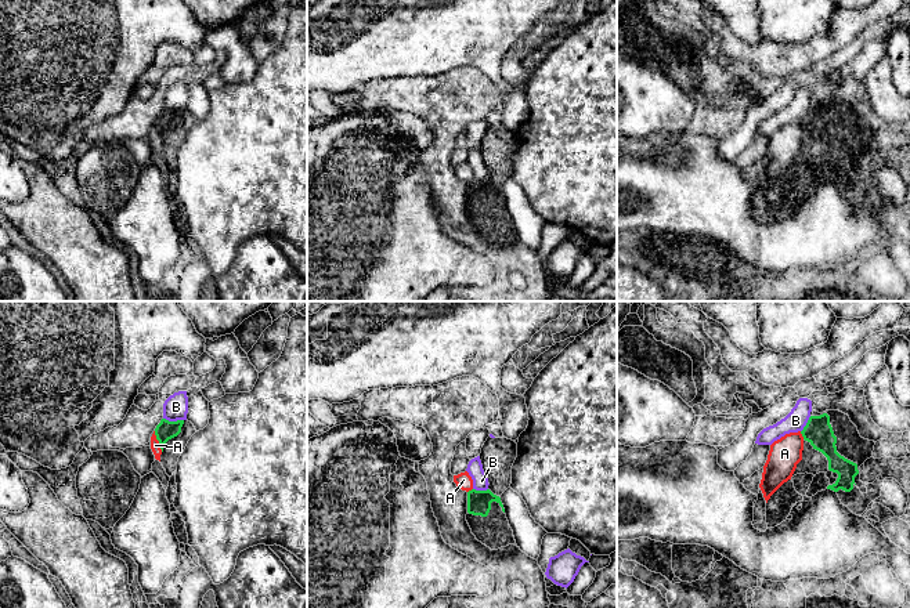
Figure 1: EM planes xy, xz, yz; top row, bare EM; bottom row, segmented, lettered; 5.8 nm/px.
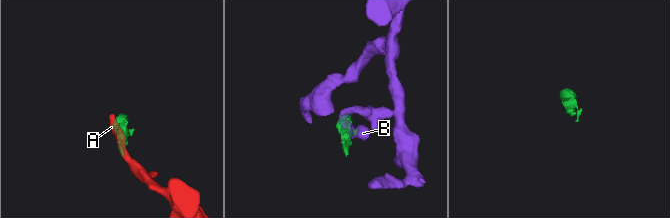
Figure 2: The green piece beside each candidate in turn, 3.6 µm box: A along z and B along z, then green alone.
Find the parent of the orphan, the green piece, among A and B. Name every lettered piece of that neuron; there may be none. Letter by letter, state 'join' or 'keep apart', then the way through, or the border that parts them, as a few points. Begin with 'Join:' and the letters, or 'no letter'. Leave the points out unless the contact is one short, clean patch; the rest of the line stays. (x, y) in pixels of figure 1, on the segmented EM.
Join: no letter
A: keep apart | along xy (154, 431), (162, 451)
B: keep apart | along xy (163, 418), (183, 420)

